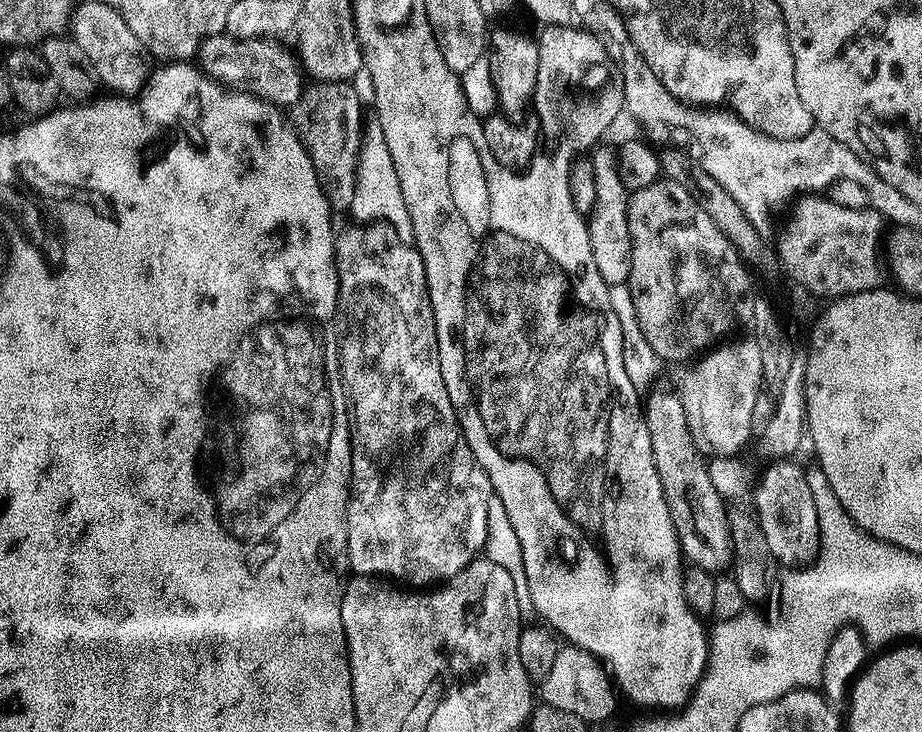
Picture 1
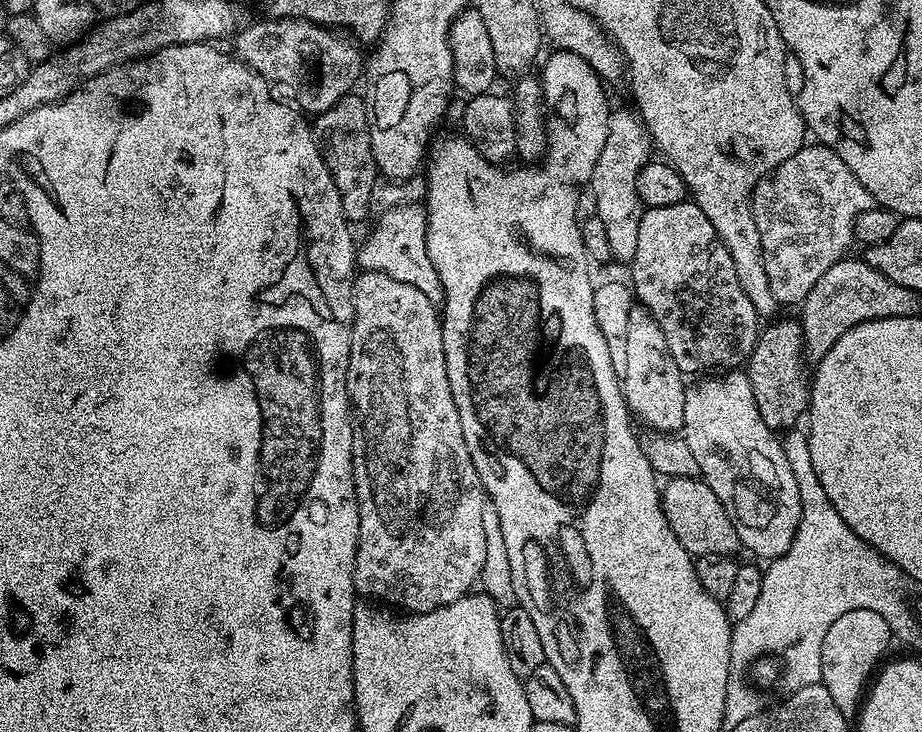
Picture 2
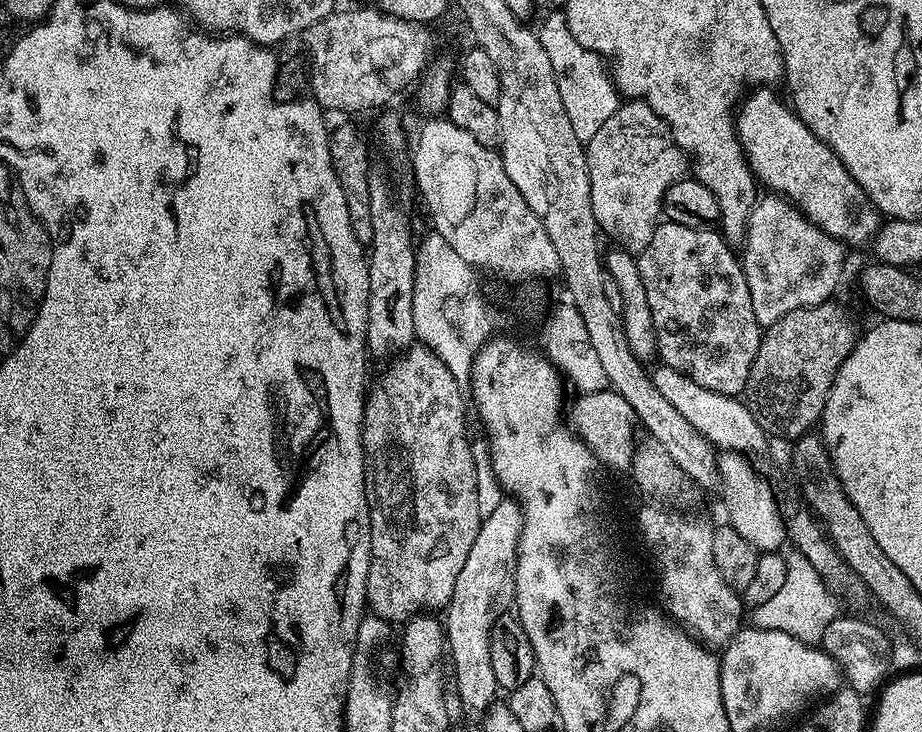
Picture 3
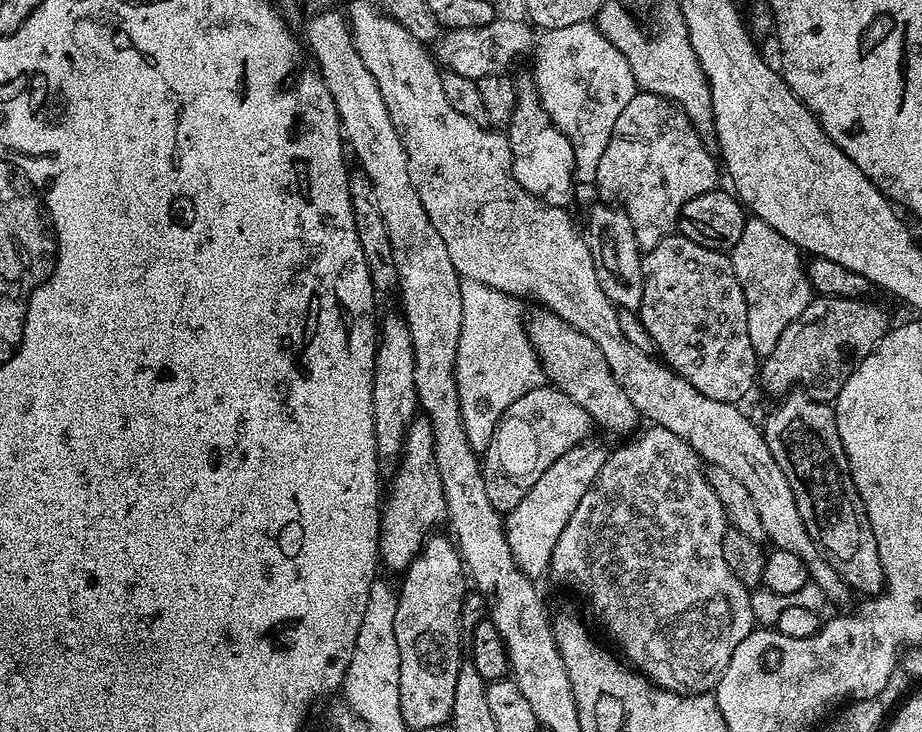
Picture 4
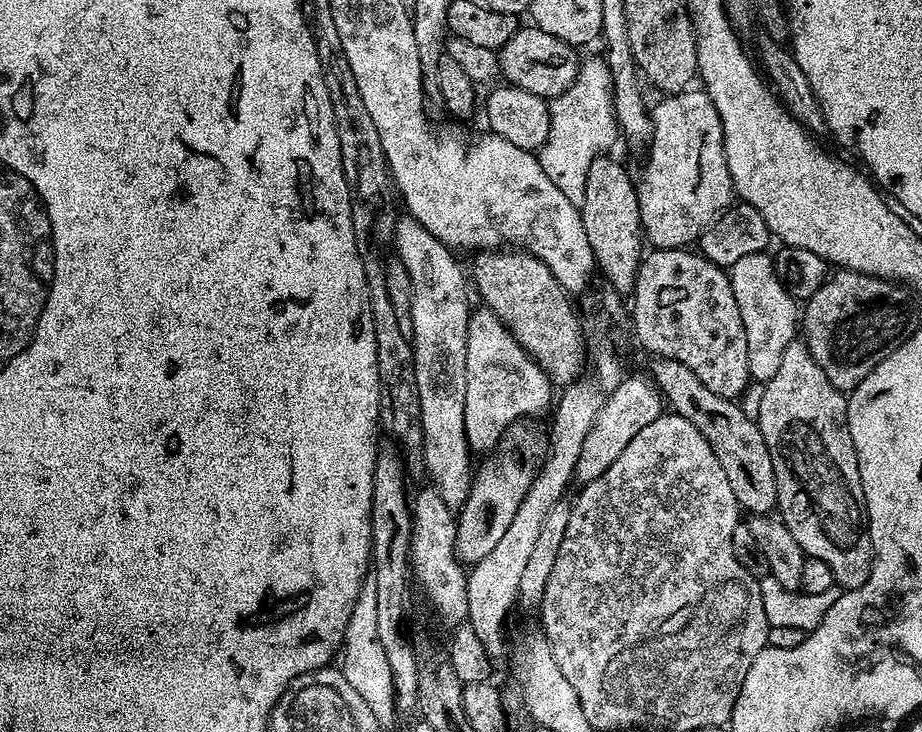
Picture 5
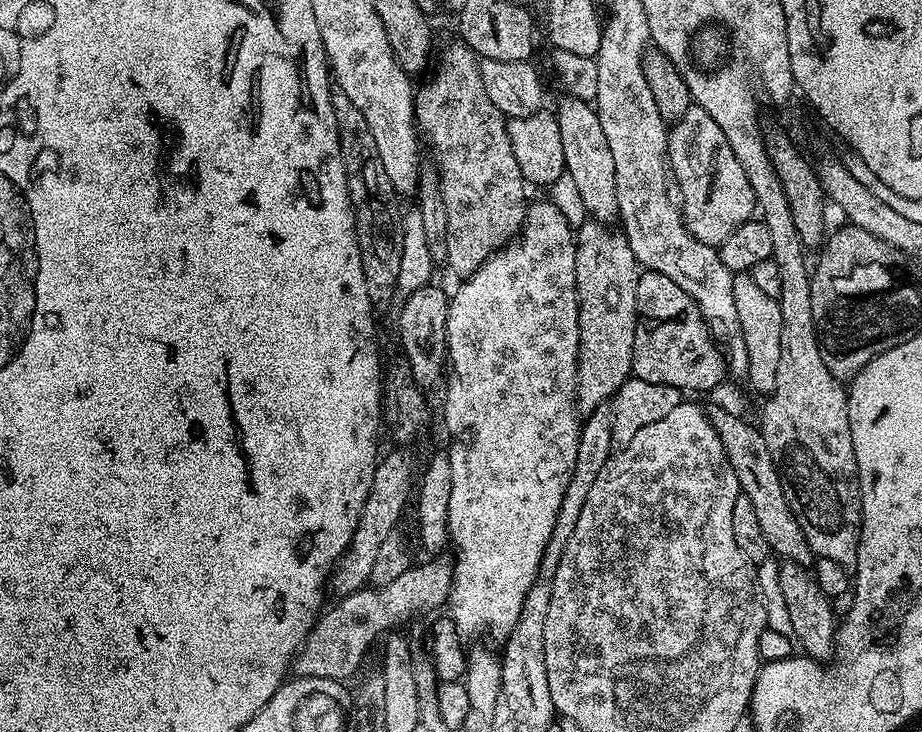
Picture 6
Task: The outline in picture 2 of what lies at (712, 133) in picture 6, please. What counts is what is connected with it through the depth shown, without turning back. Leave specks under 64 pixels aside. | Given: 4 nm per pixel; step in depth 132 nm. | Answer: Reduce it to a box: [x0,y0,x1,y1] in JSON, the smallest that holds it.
[590,112,654,262]

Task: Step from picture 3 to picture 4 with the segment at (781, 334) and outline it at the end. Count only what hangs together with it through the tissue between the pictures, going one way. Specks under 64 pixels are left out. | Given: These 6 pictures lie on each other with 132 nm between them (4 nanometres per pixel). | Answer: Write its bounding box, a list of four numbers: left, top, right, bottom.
[758,296,890,402]

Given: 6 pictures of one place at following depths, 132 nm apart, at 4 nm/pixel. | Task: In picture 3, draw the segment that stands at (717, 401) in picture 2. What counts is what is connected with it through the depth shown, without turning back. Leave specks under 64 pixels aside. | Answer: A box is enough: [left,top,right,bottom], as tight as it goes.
[719,452,786,552]

